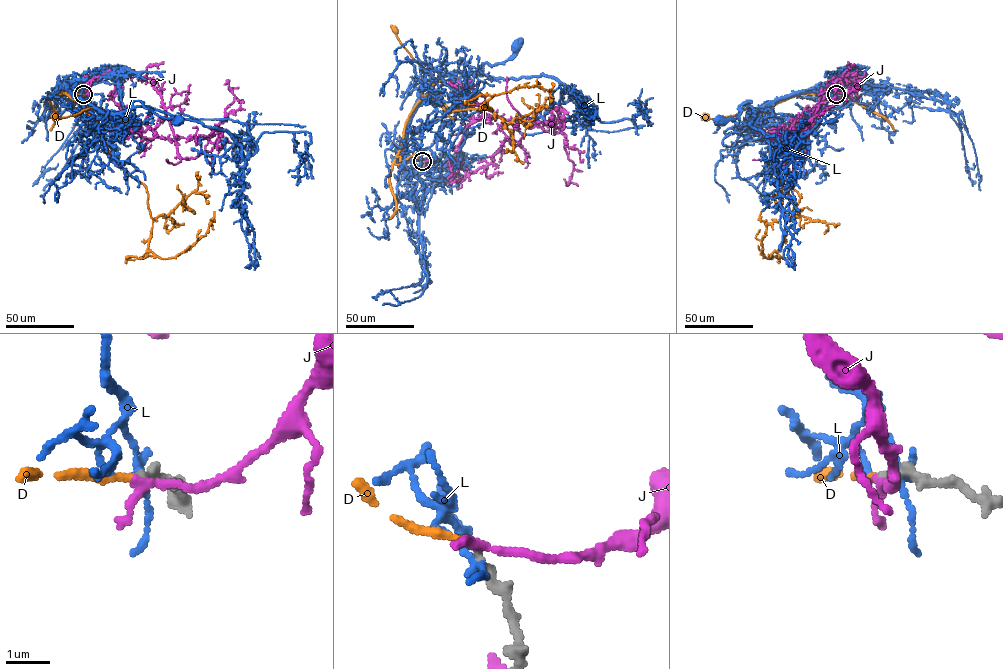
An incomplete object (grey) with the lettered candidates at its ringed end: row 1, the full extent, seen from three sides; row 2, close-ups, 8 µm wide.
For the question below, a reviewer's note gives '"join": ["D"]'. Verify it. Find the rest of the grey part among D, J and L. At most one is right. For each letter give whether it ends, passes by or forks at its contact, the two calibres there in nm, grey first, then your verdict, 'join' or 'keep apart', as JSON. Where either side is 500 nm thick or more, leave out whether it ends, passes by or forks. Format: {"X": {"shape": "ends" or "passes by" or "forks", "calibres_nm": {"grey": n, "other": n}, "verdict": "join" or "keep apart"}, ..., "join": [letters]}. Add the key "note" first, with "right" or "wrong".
{"note": "right", "D": {"shape": "ends", "calibres_nm": {"grey": 200, "other": 160}, "verdict": "join"}, "J": {"shape": "passes by", "calibres_nm": {"grey": 220, "other": 180}, "verdict": "keep apart"}, "L": {"shape": "passes by", "calibres_nm": {"grey": 280, "other": 150}, "verdict": "keep apart"}, "join": ["D"]}

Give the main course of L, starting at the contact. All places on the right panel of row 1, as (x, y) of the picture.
L: (837, 95), (833, 83), (835, 91), (798, 91), (752, 113), (747, 100), (736, 118), (723, 122)

